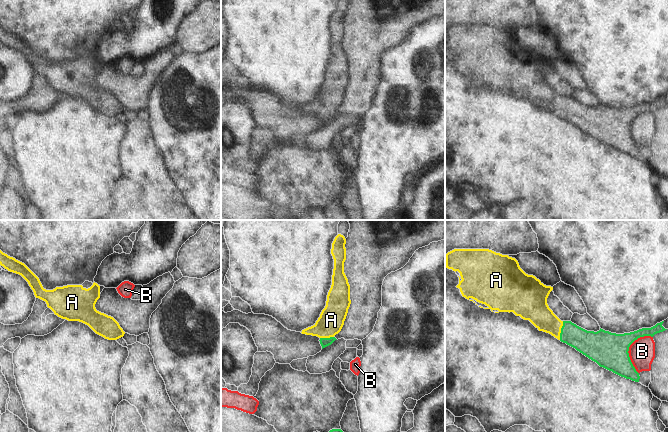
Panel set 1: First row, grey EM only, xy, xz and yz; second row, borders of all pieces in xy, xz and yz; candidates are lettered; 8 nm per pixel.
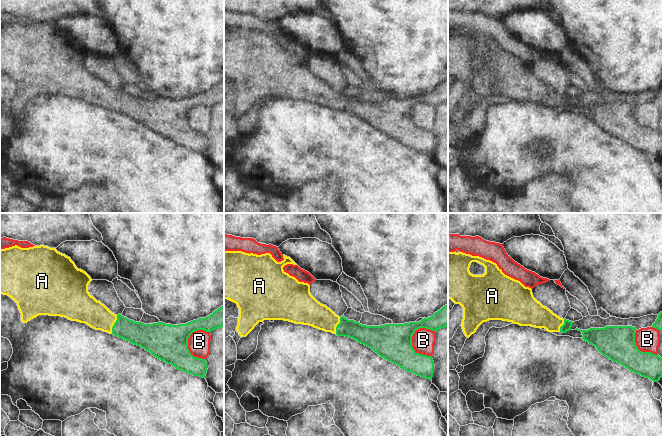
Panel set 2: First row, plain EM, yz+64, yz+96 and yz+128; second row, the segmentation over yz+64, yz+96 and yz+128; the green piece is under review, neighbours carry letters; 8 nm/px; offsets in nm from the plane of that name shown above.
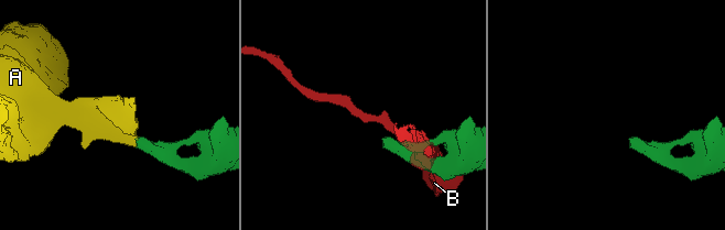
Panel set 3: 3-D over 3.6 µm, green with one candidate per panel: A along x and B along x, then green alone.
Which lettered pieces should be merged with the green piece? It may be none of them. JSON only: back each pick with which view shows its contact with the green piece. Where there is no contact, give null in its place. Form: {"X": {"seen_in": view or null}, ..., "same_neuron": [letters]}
{"A": {"seen_in": "yz"}, "same_neuron": ["A"]}

